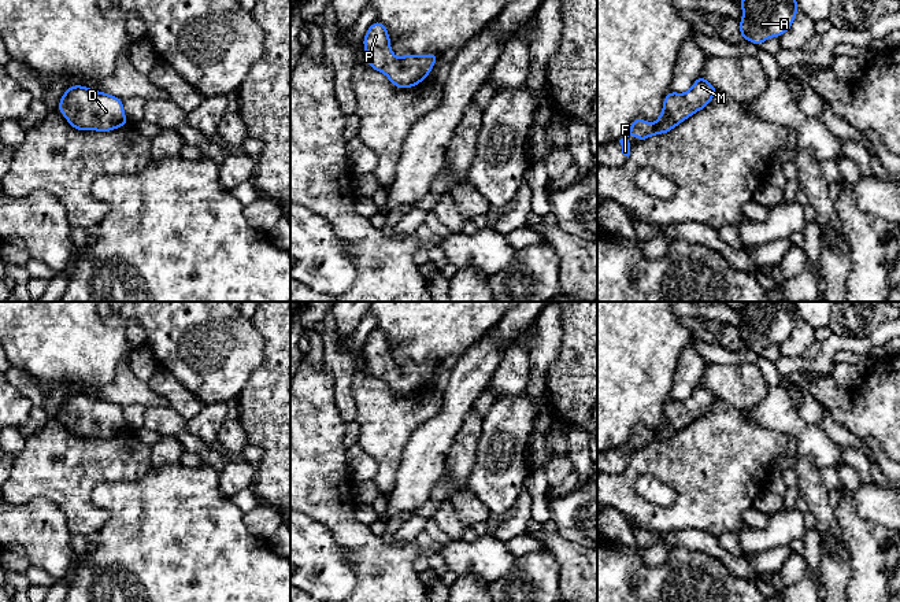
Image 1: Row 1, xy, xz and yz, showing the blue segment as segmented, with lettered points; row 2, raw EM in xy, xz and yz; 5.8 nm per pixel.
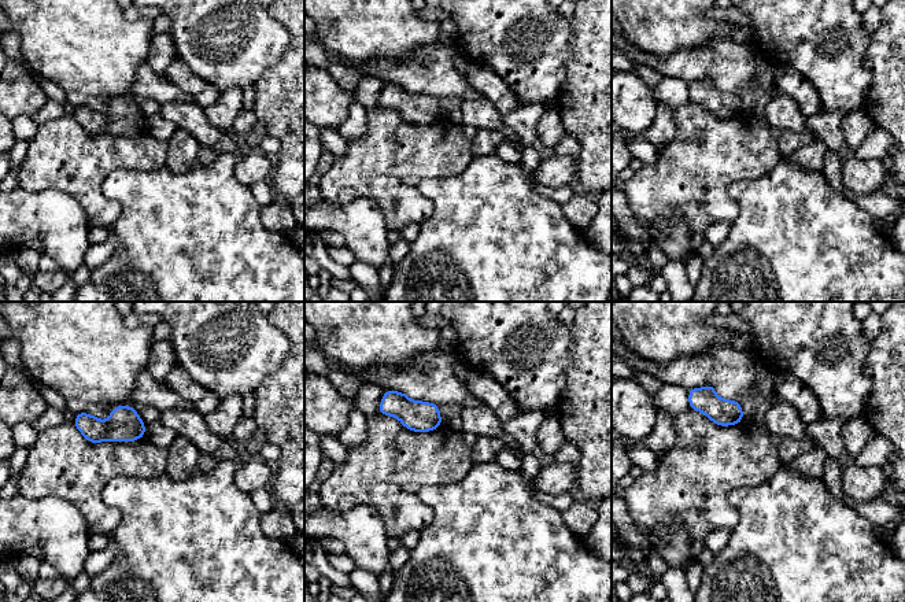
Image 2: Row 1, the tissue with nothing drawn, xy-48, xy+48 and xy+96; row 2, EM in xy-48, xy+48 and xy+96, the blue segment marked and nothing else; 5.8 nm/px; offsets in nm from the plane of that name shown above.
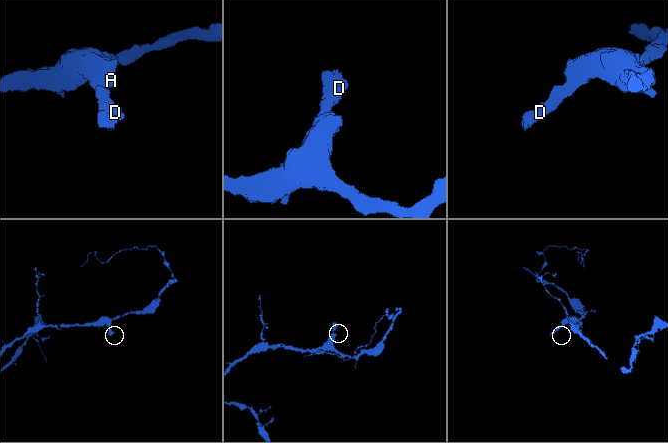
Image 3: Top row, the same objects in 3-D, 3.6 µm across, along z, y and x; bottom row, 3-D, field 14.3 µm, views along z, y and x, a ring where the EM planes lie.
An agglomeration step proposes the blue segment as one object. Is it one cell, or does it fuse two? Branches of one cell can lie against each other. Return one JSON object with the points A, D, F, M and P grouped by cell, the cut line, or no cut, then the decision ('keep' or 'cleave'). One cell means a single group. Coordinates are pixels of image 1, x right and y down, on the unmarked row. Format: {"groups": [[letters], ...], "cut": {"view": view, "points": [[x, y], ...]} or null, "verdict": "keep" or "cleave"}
{"groups": [["A", "D", "F", "M", "P"]], "cut": null, "verdict": "keep"}

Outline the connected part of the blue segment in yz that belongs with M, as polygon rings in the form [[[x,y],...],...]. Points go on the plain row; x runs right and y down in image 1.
[[[701,381],[688,399],[675,400],[670,398],[663,407],[662,421],[655,431],[649,431],[640,424],[633,426],[629,440],[619,447],[622,461],[627,465],[630,462],[633,451],[627,448],[629,443],[637,443],[638,448],[644,448],[651,443],[668,440],[681,429],[707,414],[716,399],[715,394]]]

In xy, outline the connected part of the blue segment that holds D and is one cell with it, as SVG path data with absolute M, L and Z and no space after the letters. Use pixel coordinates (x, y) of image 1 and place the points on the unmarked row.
M82 392L66 396L58 418L77 437L111 439L129 431L122 406Z

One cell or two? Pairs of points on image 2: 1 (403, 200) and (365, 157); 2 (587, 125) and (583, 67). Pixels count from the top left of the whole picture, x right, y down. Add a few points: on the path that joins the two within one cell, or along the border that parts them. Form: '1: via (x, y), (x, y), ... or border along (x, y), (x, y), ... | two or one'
1: via (395, 189), (376, 167) | one
2: via (587, 111), (587, 81) | one

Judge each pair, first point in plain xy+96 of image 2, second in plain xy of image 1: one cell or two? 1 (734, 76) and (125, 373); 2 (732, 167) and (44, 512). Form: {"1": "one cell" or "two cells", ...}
{"1": "one cell", "2": "two cells"}

